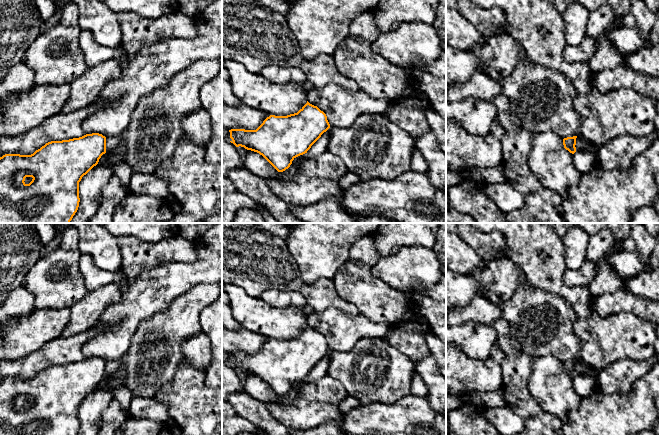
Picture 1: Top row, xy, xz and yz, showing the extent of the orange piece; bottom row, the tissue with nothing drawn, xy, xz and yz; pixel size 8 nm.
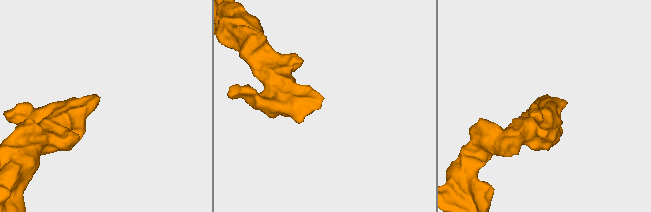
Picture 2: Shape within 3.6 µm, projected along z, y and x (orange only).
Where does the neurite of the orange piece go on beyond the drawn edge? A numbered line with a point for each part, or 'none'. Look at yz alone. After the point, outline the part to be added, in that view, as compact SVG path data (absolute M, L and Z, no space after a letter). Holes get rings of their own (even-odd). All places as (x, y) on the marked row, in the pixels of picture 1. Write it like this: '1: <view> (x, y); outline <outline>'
none

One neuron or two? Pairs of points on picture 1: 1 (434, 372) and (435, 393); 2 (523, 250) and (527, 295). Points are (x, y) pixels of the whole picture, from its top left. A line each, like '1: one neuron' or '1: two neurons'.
1: one neuron
2: two neurons

